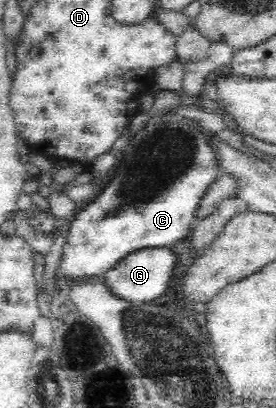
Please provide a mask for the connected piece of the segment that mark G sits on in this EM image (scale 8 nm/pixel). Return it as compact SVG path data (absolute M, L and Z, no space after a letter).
M143 249L122 258L113 268L102 274L100 281L114 298L121 301L151 302L153 298L159 298L167 288L174 267L173 254L169 250Z

